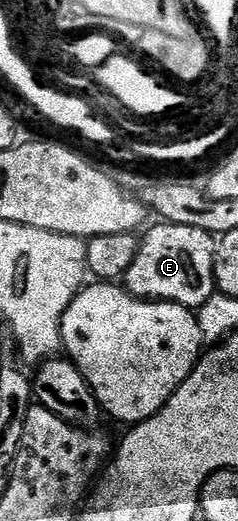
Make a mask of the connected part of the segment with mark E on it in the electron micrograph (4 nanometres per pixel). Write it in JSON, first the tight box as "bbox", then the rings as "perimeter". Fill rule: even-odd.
{"bbox":[125,221,217,308],"perimeter":[[[160,221],[158,225],[153,227],[147,235],[142,235],[137,256],[125,275],[125,289],[136,298],[176,302],[188,308],[197,308],[205,304],[205,300],[209,300],[217,293],[215,284],[216,235],[185,224]]]}

